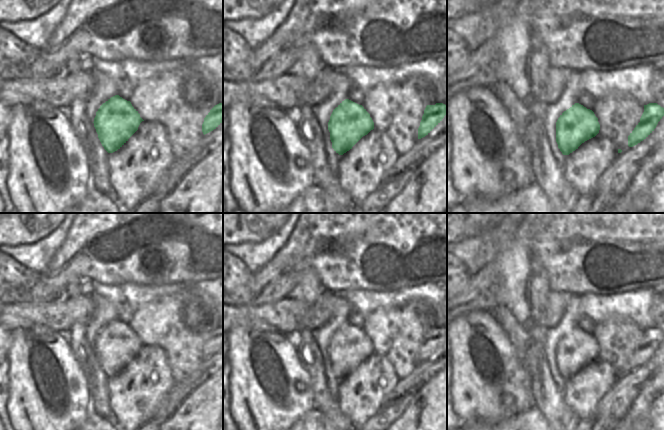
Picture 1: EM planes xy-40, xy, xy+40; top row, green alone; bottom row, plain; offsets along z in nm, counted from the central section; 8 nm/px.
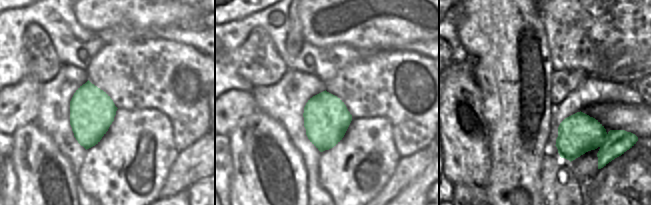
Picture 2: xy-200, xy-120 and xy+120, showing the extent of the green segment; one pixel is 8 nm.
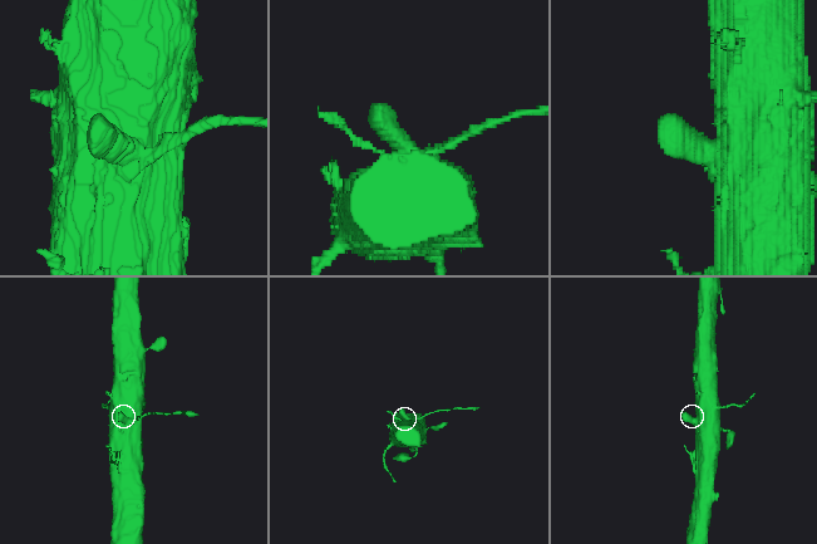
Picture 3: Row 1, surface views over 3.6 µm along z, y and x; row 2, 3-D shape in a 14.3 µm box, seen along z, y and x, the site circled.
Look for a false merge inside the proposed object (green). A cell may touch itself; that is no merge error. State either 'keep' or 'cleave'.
cleave

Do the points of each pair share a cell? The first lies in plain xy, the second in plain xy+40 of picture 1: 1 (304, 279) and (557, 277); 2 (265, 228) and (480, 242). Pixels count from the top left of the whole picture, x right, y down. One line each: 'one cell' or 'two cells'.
1: two cells
2: two cells

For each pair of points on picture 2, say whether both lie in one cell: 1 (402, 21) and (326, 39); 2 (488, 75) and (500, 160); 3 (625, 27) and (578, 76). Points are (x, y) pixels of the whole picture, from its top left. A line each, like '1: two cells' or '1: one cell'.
1: one cell
2: one cell
3: two cells

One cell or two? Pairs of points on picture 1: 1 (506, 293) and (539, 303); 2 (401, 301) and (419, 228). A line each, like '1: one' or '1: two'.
1: one
2: two

